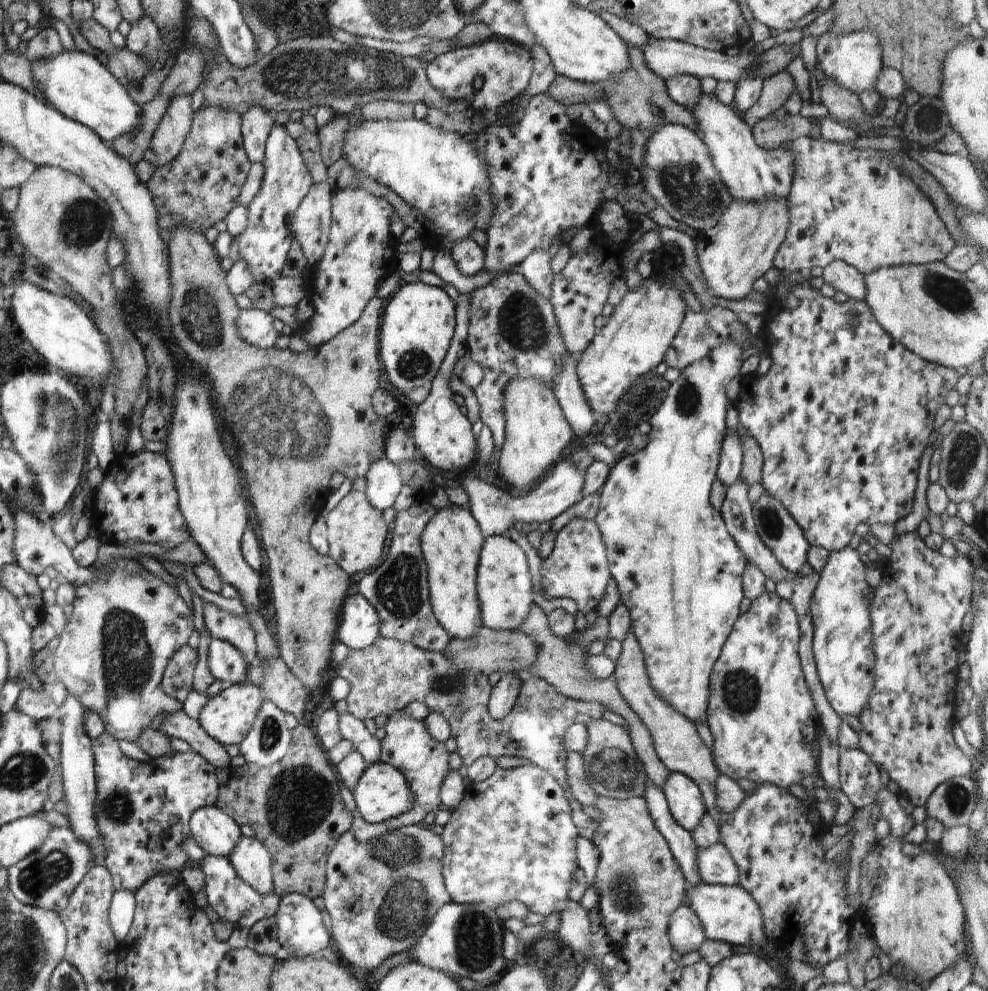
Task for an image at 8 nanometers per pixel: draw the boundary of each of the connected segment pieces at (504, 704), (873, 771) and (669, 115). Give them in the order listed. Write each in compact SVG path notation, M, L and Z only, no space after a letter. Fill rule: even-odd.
M503 673L501 675L501 679L490 690L488 708L493 719L506 718L506 715L514 708L520 685L521 680L515 673Z
M839 747L839 783L839 789L855 808L864 810L874 805L876 793L881 789L879 768L863 750Z
M628 45L629 65L620 74L614 75L611 79L598 84L598 88L604 90L606 102L612 109L613 118L622 127L628 129L631 136L631 147L629 161L631 165L641 172L642 157L645 156L645 146L650 138L651 132L666 123L672 123L690 127L693 131L697 130L696 119L691 110L674 102L667 91L665 80L654 74L644 60L642 49L634 45ZM610 82L614 82L612 85Z

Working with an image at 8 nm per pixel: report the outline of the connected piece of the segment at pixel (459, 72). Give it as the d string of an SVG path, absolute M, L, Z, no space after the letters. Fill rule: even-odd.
M496 36L477 45L440 52L426 67L427 81L440 94L453 101L468 102L467 108L480 111L488 125L497 121L500 106L526 92L532 71L533 60L529 49Z

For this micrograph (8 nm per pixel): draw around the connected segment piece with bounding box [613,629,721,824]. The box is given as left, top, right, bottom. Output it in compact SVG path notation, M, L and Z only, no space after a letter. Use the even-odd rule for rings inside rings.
M630 629L621 642L621 653L615 662L613 674L621 697L627 705L635 712L635 715L642 720L643 725L653 738L654 748L660 762L669 772L680 773L691 778L696 786L702 791L703 805L706 813L714 817L719 824L721 812L716 806L715 780L720 775L719 770L713 761L712 752L700 739L695 724L688 720L683 714L676 712L669 704L666 704L649 683L649 676L645 667L645 658L635 637Z

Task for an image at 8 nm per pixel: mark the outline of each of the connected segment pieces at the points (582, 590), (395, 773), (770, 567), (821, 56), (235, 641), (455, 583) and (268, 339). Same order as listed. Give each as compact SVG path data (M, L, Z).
M572 518L559 532L551 554L541 563L544 598L572 598L582 614L597 612L611 574L606 547L594 519Z
M380 760L367 765L352 791L358 812L370 824L387 823L389 819L395 819L413 807L414 794L411 793L404 775L394 766Z
M740 478L736 479L726 491L726 497L724 498L724 502L722 502L722 507L720 514L722 515L726 530L730 533L730 536L737 542L738 548L744 553L746 560L750 564L755 564L763 573L766 578L770 578L772 582L780 582L780 581L792 581L795 576L799 574L794 574L792 571L789 571L787 568L784 568L779 564L777 558L772 554L772 551L762 542L762 539L758 536L752 514L752 505L750 500L748 499L748 486L747 484Z
M852 31L843 35L827 32L817 39L817 62L822 72L856 94L873 90L875 78L884 67L881 56L882 47L878 37L868 31Z
M204 602L203 607L205 628L210 633L211 638L225 640L226 642L229 642L232 646L235 646L249 665L258 663L255 632L250 626L250 623L229 612L221 610L211 603Z
M445 502L426 523L420 540L420 548L427 564L430 608L434 616L451 637L473 637L482 627L476 573L480 551L486 540L476 519L468 509Z
M242 309L235 320L238 336L244 344L254 345L261 349L275 346L276 339L281 336L274 329L274 319L270 313L260 309Z

